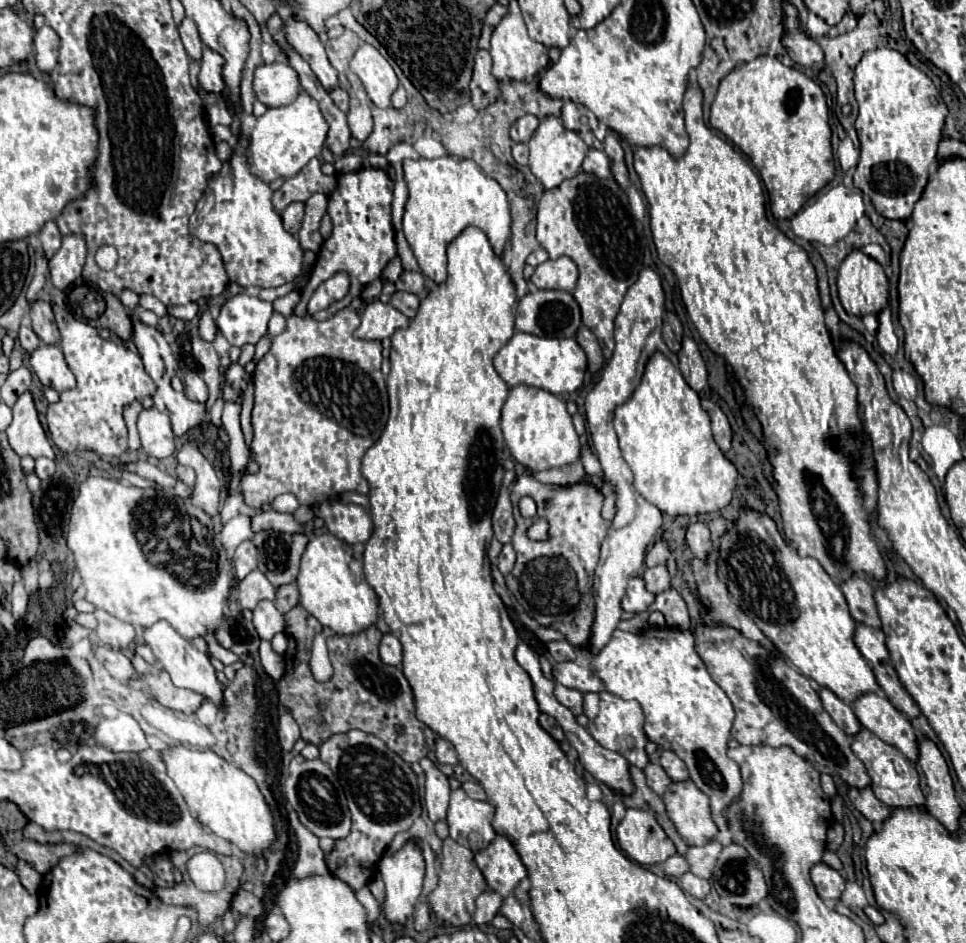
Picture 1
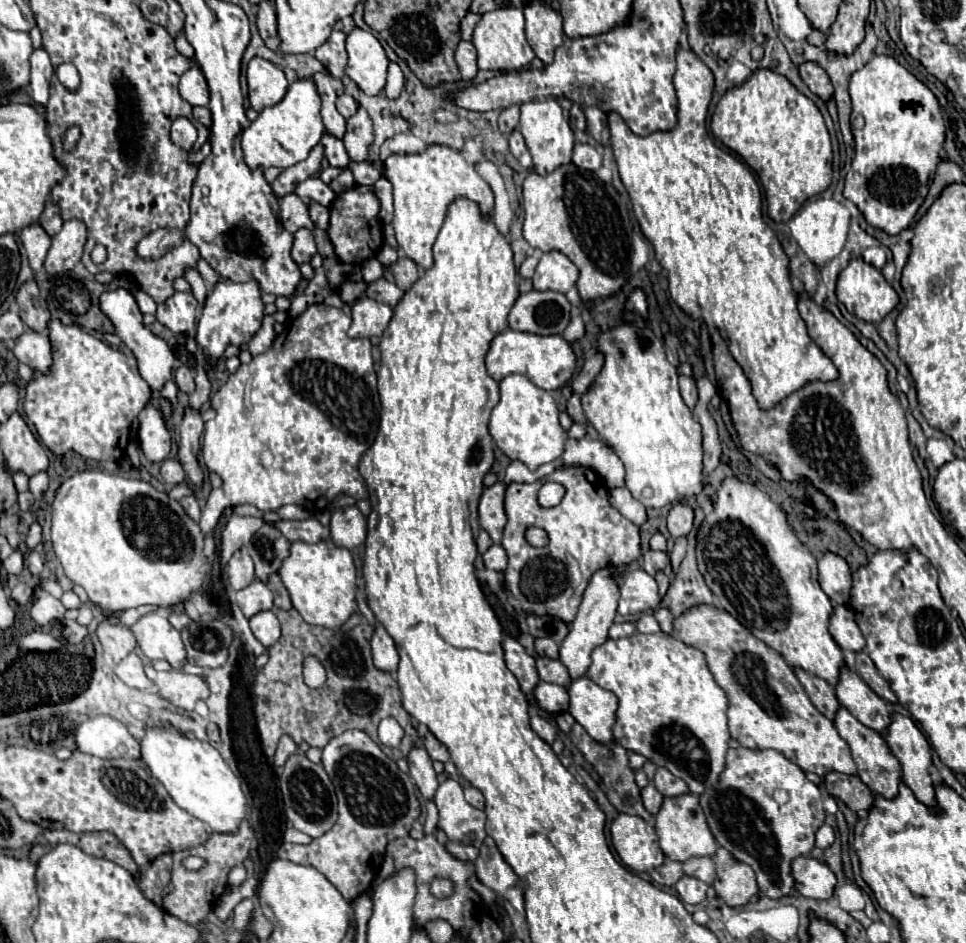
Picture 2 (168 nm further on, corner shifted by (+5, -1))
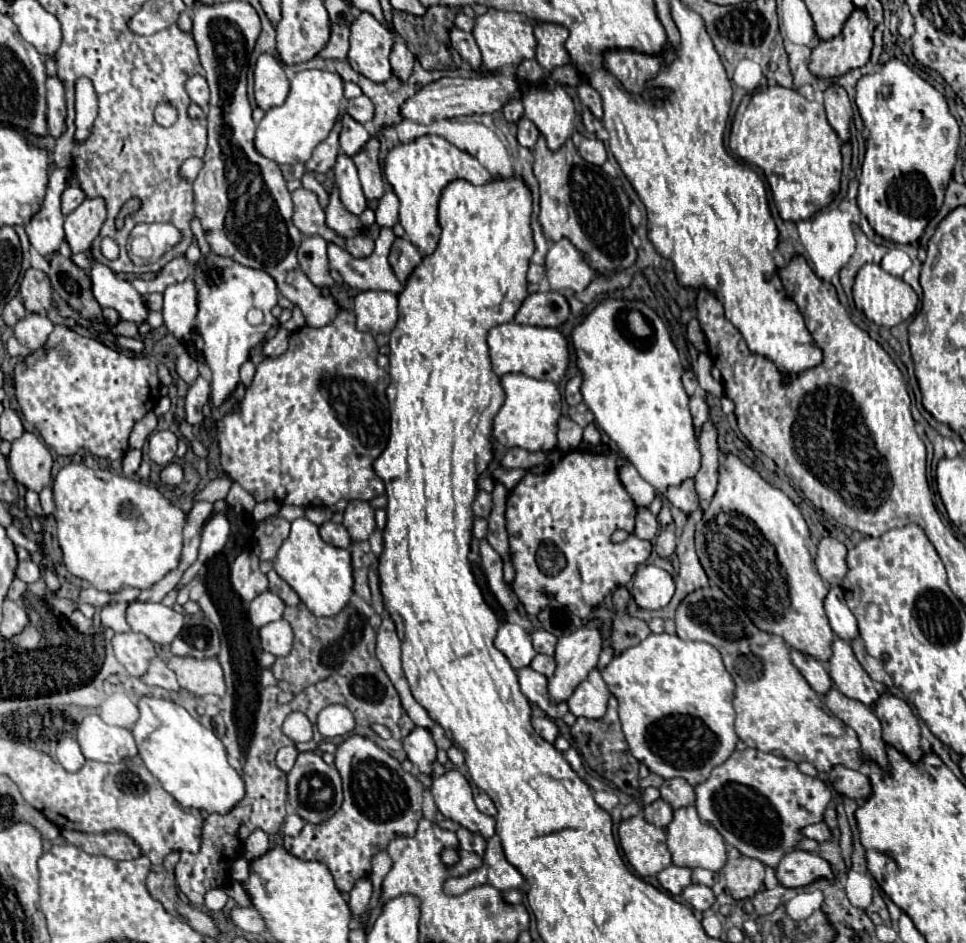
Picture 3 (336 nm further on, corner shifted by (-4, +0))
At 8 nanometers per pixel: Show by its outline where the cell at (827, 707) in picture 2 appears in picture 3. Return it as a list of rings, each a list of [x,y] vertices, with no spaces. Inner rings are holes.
[[[791,650],[791,660],[793,660],[795,668],[803,674],[803,678],[809,682],[809,686],[819,696],[825,696],[833,688],[831,676],[829,676],[827,668],[819,660],[815,660],[811,656],[805,656],[805,654],[797,652],[797,650]]]

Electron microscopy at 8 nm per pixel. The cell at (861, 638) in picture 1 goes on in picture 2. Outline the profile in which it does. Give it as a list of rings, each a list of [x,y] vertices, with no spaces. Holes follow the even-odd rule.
[[[834,605],[828,631],[840,649],[852,649],[854,653],[858,653],[858,649],[864,649],[866,645],[866,641],[862,641],[858,625],[854,625],[854,617],[850,617],[850,609],[844,605]]]

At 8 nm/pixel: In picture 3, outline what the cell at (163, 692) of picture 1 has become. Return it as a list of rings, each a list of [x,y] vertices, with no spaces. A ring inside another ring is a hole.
[[[173,656],[167,666],[175,672],[179,686],[185,692],[203,696],[203,694],[215,694],[223,696],[225,694],[225,680],[223,680],[223,670],[215,658],[207,660],[195,660],[195,658],[179,658]]]

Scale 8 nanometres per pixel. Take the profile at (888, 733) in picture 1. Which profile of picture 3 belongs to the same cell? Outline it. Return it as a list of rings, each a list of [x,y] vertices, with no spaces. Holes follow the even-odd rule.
[[[833,640],[833,656],[827,668],[839,692],[843,692],[847,698],[863,702],[869,708],[875,708],[875,702],[881,694],[867,672],[863,672],[859,660],[855,660],[855,654],[851,652],[851,644],[847,640]]]

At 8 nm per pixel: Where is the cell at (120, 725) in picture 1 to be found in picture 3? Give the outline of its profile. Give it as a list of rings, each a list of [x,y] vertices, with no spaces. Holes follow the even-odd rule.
[[[89,714],[83,718],[77,742],[87,760],[97,762],[121,762],[123,758],[137,756],[137,744],[129,730],[105,724],[101,716]]]

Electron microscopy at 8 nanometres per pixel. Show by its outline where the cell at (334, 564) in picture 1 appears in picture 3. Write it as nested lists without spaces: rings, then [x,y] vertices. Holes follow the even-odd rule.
[[[297,518],[291,523],[291,534],[283,542],[273,568],[277,574],[297,592],[301,602],[315,616],[335,616],[339,614],[353,596],[353,566],[351,552],[347,548],[335,548],[321,540],[319,528],[307,518]]]

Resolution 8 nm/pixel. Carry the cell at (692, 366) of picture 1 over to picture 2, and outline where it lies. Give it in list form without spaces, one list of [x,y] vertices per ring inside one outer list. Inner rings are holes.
[[[680,375],[680,393],[682,393],[684,403],[686,403],[690,409],[694,409],[696,401],[698,401],[698,391],[696,391],[696,385],[694,385],[694,379],[692,379],[692,377]]]

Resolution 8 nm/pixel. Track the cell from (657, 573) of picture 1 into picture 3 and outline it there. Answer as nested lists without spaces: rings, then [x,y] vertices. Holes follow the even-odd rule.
[[[669,524],[669,526],[663,528],[661,534],[657,536],[657,540],[655,540],[655,552],[657,552],[657,556],[661,556],[661,558],[669,558],[669,556],[675,552],[675,546],[677,546],[675,528],[673,528],[673,524]]]

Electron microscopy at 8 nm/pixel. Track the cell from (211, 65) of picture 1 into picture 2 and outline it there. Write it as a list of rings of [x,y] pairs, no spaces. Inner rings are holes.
[[[198,67],[188,69],[180,77],[178,89],[182,99],[186,99],[190,105],[206,107],[206,97],[210,97],[210,93],[206,93],[206,79],[202,77],[202,73],[198,73]]]

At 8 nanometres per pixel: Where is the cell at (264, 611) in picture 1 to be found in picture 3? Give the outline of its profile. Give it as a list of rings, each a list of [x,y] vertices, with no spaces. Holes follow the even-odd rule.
[[[283,618],[275,620],[271,624],[265,624],[259,630],[259,636],[261,636],[263,650],[271,652],[273,656],[289,654],[291,644],[293,644],[293,630],[291,630],[291,626]]]

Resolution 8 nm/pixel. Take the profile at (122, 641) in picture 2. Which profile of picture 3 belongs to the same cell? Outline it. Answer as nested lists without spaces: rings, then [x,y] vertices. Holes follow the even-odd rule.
[[[125,632],[113,636],[115,658],[127,668],[131,676],[141,676],[147,670],[149,660],[155,656],[153,642],[137,632]]]

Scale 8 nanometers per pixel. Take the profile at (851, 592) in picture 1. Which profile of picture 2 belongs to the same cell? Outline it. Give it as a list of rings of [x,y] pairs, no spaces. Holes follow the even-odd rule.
[[[826,551],[818,561],[818,583],[832,603],[838,601],[838,605],[846,605],[846,601],[850,599],[848,563],[840,555]]]

